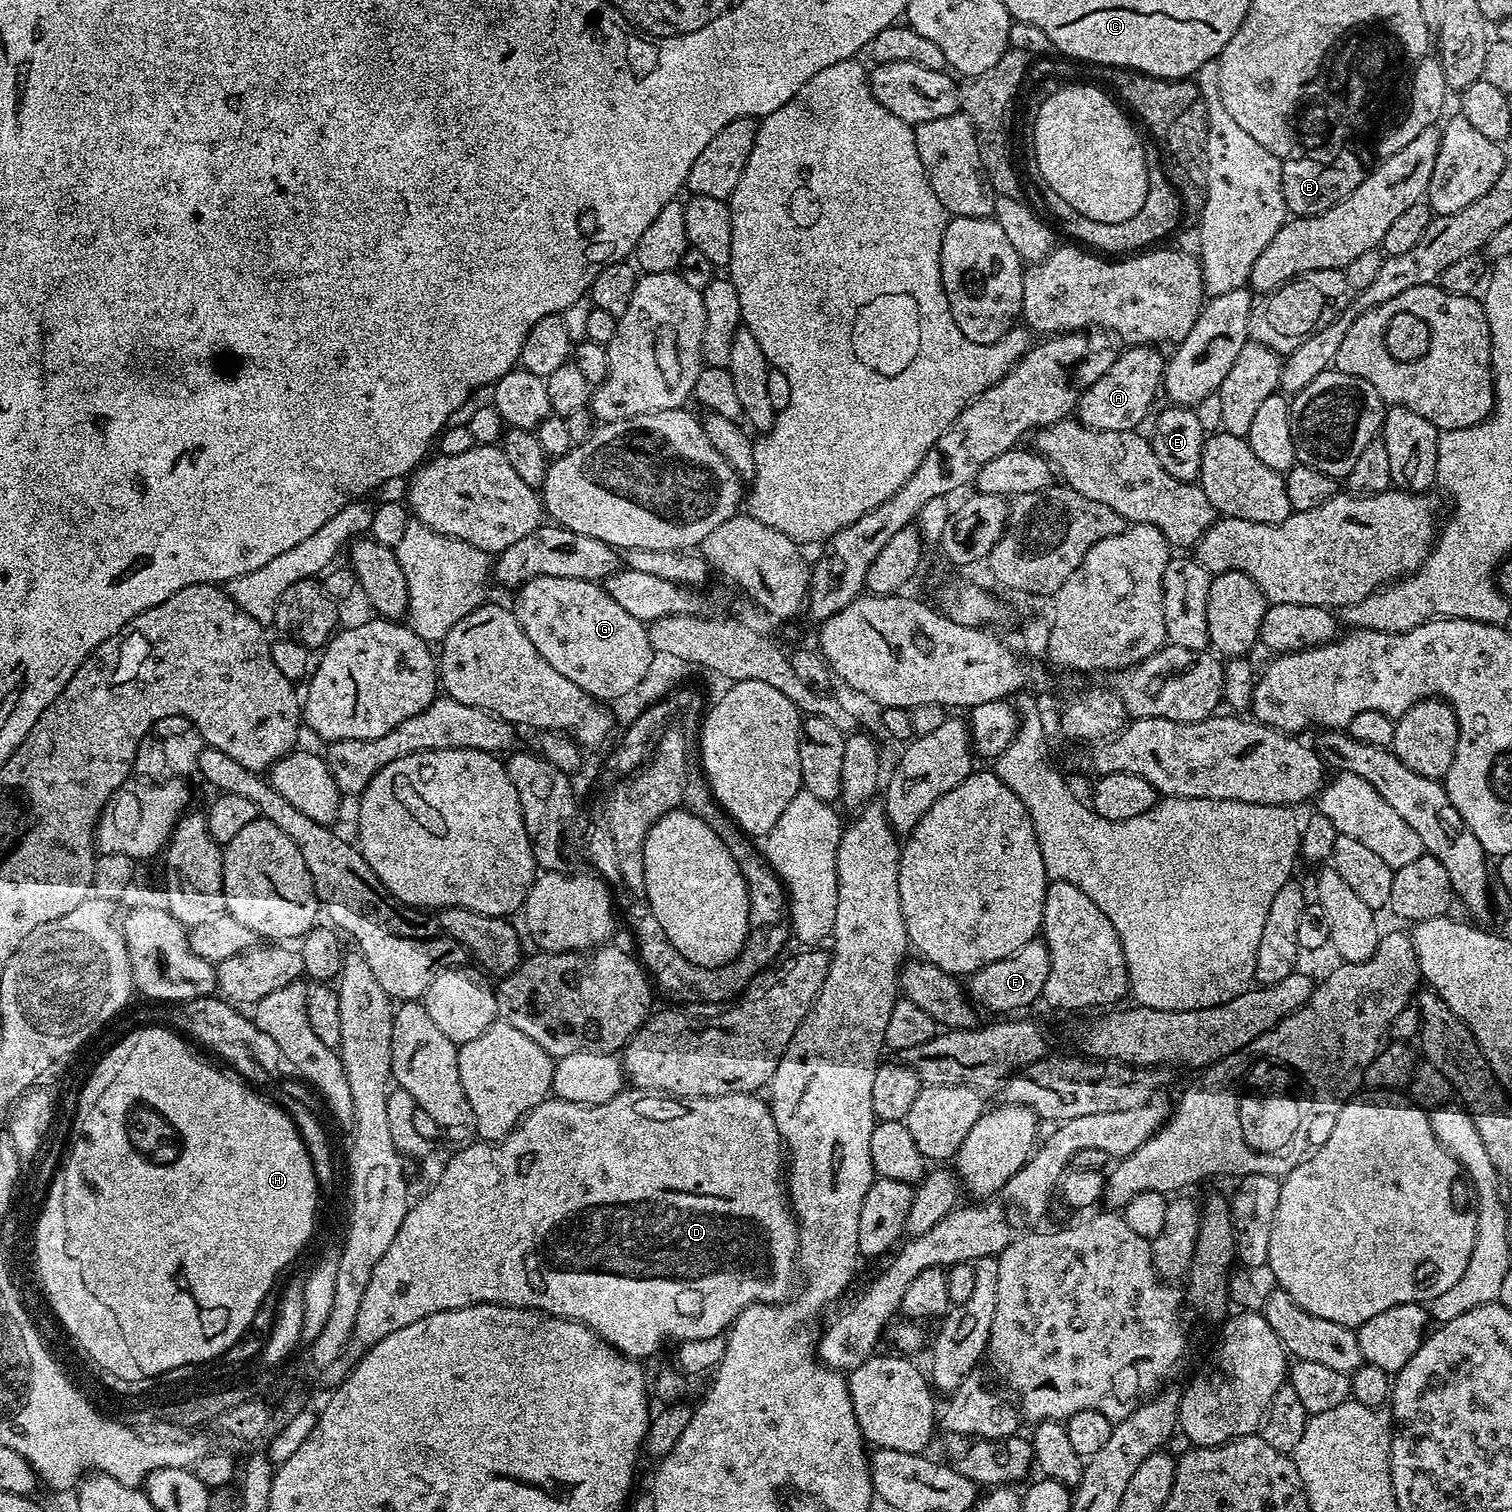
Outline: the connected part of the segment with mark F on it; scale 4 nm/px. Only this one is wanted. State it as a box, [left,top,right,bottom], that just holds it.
[966,938,1050,1014]

